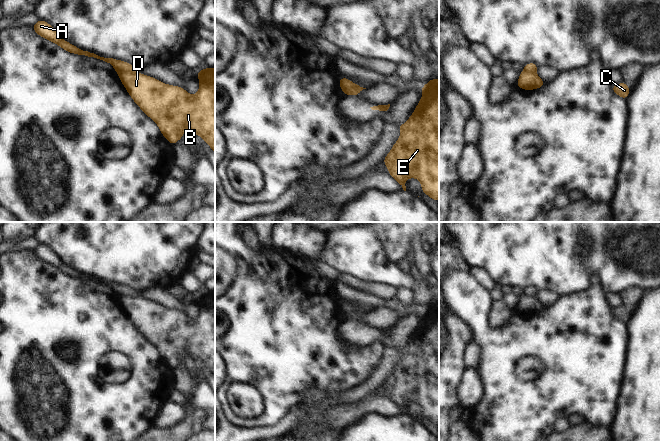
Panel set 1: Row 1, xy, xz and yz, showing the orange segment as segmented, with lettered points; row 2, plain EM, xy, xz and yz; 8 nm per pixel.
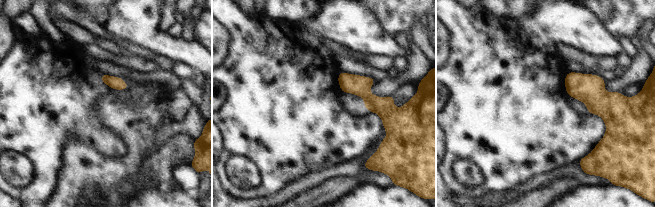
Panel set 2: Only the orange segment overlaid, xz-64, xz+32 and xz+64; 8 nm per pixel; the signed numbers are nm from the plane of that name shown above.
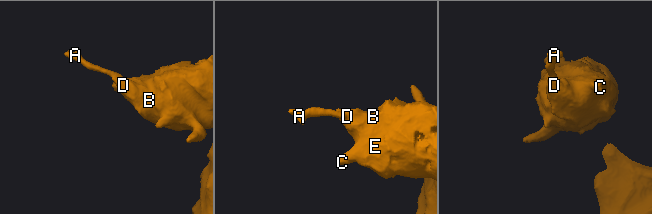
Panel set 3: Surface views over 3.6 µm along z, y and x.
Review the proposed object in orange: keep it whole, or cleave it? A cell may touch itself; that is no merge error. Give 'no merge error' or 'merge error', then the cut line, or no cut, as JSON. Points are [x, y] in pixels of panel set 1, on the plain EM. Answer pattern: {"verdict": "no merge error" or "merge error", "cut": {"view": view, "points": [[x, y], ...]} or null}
{"verdict": "merge error", "cut": {"view": "xy", "points": [[135, 295], [132, 297], [118, 297]]}}

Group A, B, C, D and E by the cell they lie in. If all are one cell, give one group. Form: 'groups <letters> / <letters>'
groups A / B C D E

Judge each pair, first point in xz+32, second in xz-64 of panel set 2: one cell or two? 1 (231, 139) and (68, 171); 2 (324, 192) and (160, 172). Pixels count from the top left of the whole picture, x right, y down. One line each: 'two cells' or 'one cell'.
1: two cells
2: one cell

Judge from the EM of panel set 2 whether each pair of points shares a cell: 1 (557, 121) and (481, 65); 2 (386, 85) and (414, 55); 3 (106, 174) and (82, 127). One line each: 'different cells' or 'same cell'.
1: same cell
2: same cell
3: different cells

